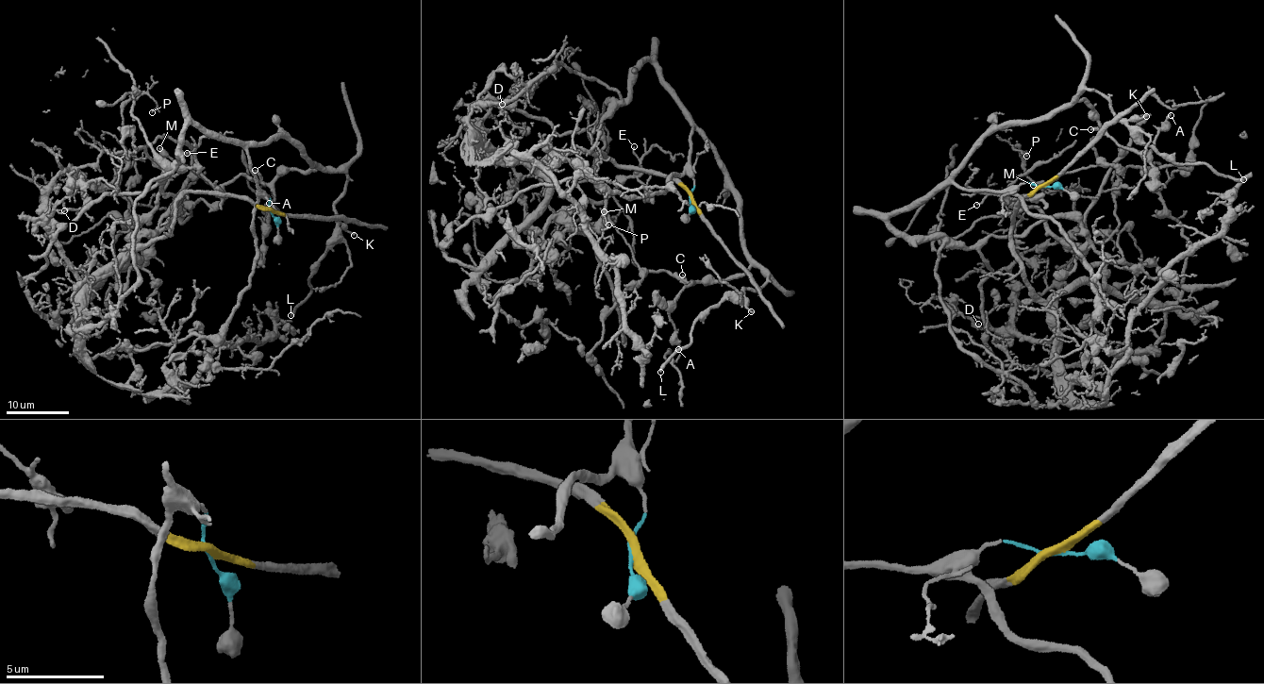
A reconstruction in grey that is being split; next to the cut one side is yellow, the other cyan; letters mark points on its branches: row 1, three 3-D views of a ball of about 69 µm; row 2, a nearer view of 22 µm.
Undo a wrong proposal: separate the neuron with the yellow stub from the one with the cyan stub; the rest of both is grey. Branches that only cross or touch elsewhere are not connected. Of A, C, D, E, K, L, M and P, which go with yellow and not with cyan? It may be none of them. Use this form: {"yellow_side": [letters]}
{"yellow_side": ["D", "E", "P"]}

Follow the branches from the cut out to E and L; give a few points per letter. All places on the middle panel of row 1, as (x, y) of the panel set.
E: (690, 197), (604, 152), (574, 152), (543, 163), (548, 191), (529, 225), (606, 201), (637, 172), (634, 147)
L: (690, 199), (696, 128), (732, 184), (745, 256), (767, 278), (697, 319), (691, 342), (659, 372)

